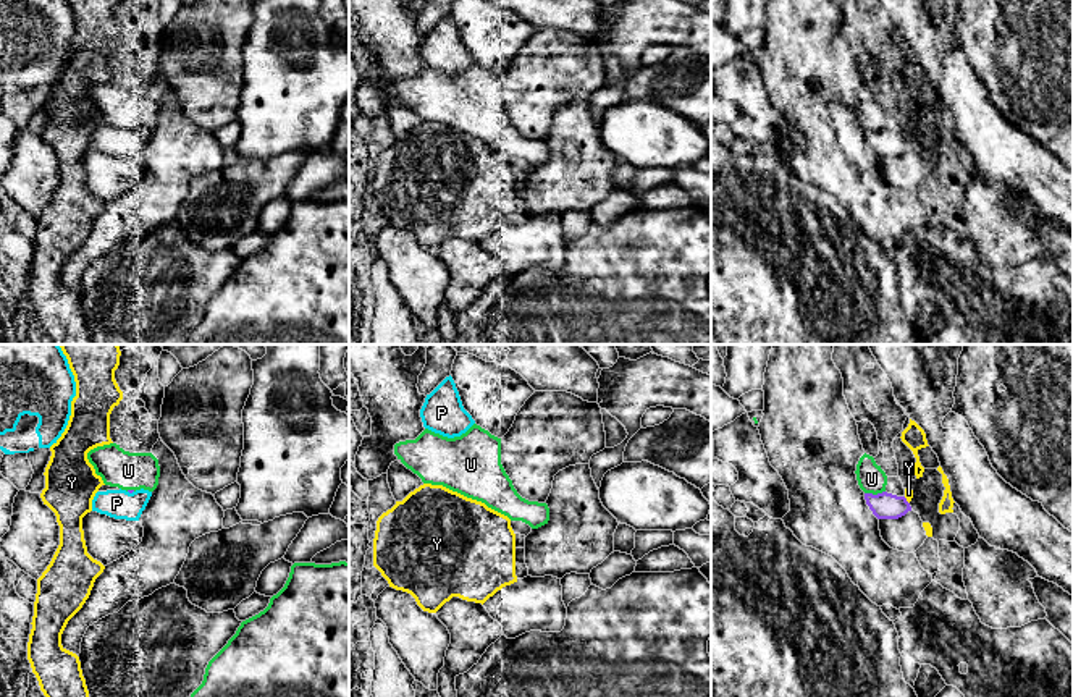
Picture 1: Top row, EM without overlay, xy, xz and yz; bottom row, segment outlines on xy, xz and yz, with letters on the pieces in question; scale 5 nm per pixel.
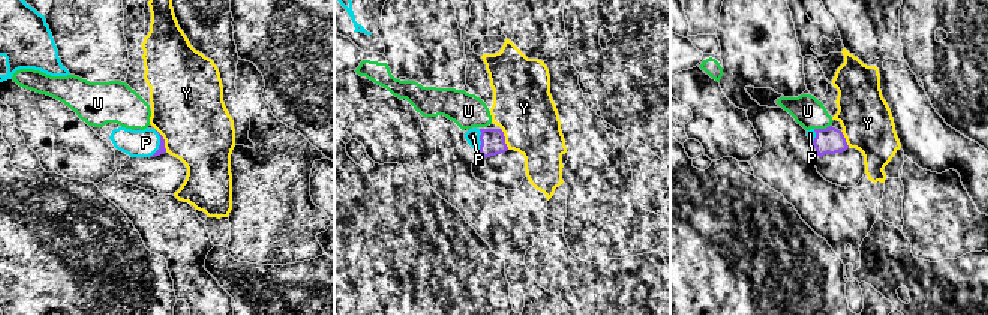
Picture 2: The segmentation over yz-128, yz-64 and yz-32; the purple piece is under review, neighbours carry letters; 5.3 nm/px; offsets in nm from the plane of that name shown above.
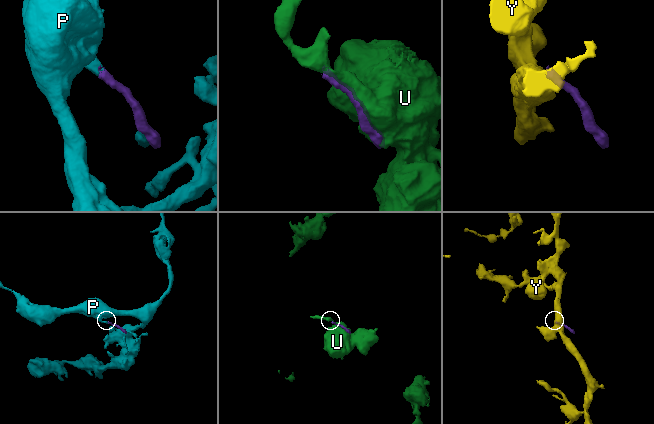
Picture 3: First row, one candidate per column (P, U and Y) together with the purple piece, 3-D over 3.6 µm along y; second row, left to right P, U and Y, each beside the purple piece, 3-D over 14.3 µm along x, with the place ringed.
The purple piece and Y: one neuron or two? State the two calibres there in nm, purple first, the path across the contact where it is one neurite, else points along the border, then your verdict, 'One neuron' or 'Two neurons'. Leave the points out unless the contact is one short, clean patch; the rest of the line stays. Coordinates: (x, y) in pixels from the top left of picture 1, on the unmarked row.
Thickness 130 nm (purple) against 50 nm. Two neurons

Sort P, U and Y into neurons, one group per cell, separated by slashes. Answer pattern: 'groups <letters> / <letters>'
groups P / U / Y

